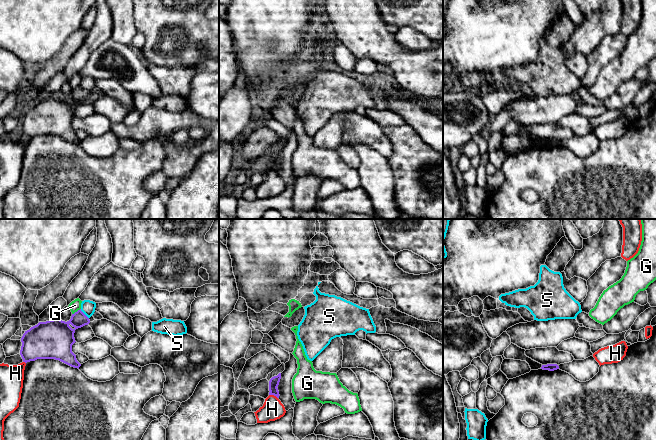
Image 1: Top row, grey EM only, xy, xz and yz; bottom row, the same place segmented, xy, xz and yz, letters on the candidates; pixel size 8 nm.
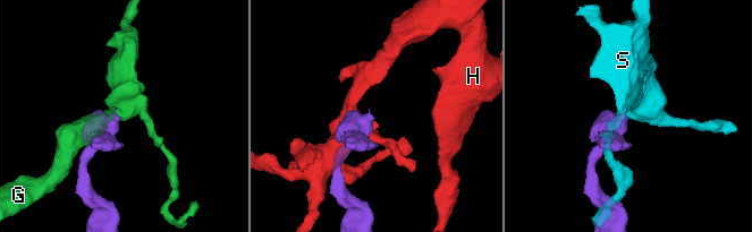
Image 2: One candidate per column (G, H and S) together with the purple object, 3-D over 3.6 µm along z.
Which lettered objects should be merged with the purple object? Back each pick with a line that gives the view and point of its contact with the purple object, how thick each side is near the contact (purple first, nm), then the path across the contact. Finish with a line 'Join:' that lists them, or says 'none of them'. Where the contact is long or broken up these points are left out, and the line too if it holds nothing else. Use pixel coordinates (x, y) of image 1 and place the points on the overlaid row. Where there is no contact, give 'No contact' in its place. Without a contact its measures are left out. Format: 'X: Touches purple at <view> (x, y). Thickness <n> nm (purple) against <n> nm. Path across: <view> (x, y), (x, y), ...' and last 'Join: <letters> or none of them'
S: Touches purple at xy (84, 314). Thickness 200 nm (purple) against 110 nm. Path across: xy (60, 334), (70, 321), (84, 314), (88, 307)
Join: S

